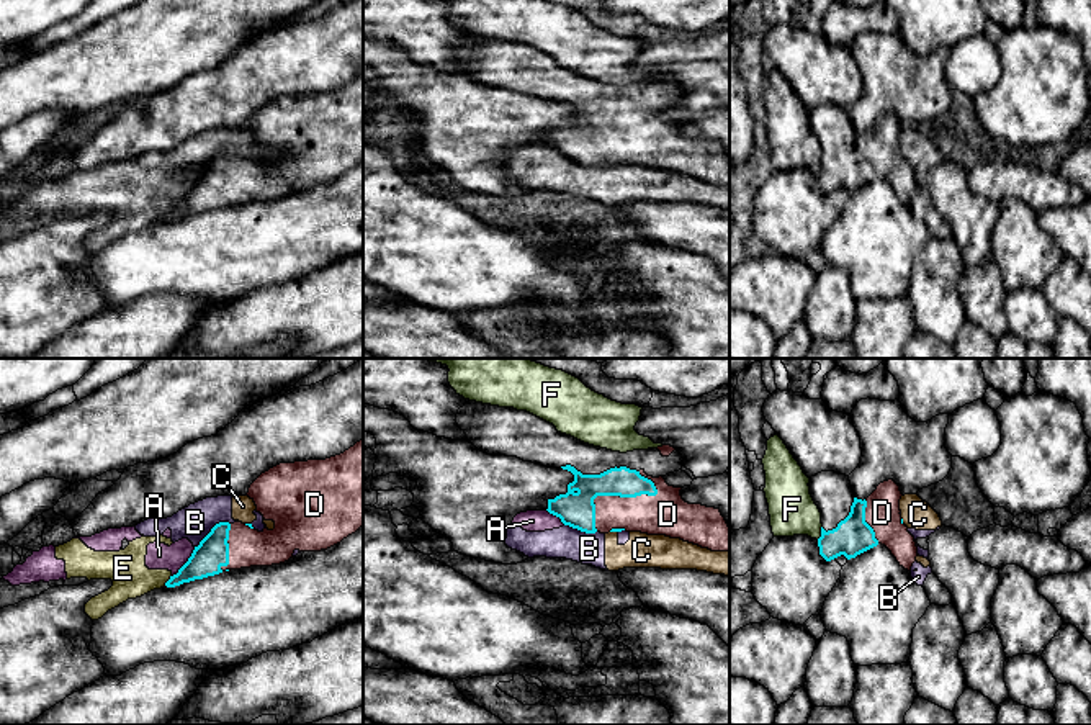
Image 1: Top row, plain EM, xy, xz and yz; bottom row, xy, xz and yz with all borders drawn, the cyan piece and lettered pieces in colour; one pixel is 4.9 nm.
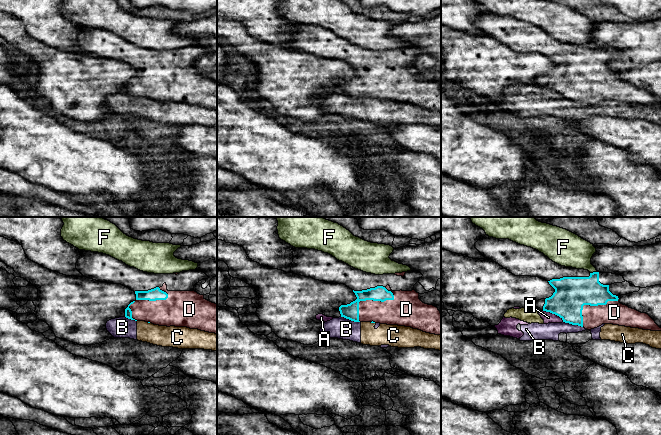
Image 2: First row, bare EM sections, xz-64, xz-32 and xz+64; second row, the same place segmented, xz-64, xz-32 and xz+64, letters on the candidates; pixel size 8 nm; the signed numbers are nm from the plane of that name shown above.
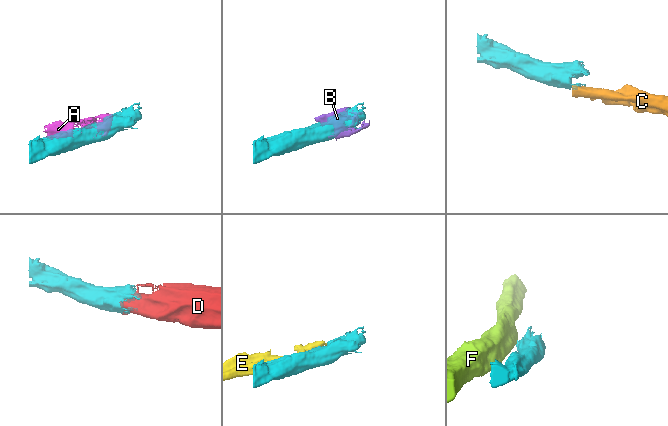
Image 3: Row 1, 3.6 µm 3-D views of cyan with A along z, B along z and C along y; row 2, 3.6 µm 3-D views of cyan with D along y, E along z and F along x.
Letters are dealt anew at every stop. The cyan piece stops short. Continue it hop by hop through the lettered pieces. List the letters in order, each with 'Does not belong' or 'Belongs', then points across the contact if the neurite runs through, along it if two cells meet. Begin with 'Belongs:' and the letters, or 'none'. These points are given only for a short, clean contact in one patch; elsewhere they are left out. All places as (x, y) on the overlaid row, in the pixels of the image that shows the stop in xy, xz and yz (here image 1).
Belongs: D
A: Does not belong
B: Does not belong
C: Does not belong. Boundary: xz (610, 531), (617, 532)
D: Belongs
E: Does not belong
F: Does not belong. Boundary: yz (821, 526), (821, 534), (817, 539)

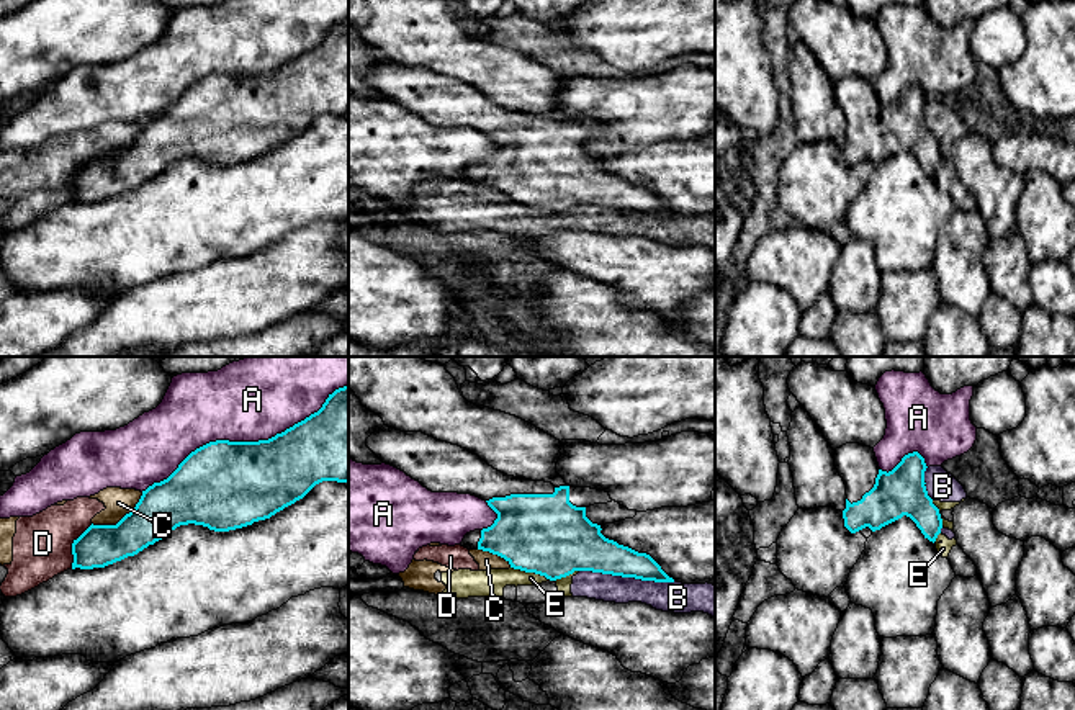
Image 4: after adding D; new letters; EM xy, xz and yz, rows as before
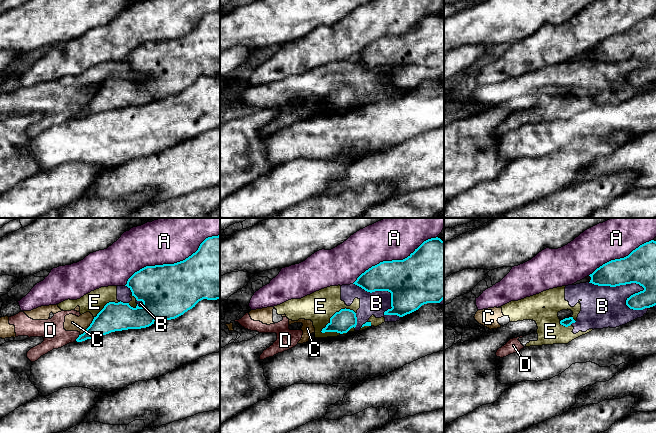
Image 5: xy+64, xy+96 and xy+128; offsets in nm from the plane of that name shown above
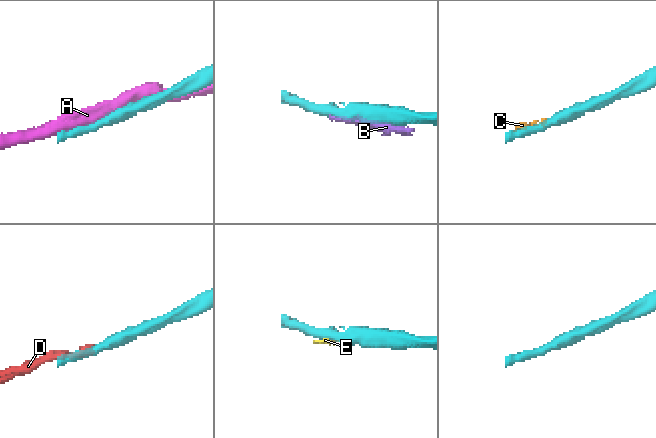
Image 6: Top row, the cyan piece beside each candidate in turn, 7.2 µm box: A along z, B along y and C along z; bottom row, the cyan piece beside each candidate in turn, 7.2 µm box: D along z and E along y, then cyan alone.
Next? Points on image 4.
Belongs: none
A: Does not belong
B: Does not belong
C: Does not belong
D: Does not belong
E: Does not belong

